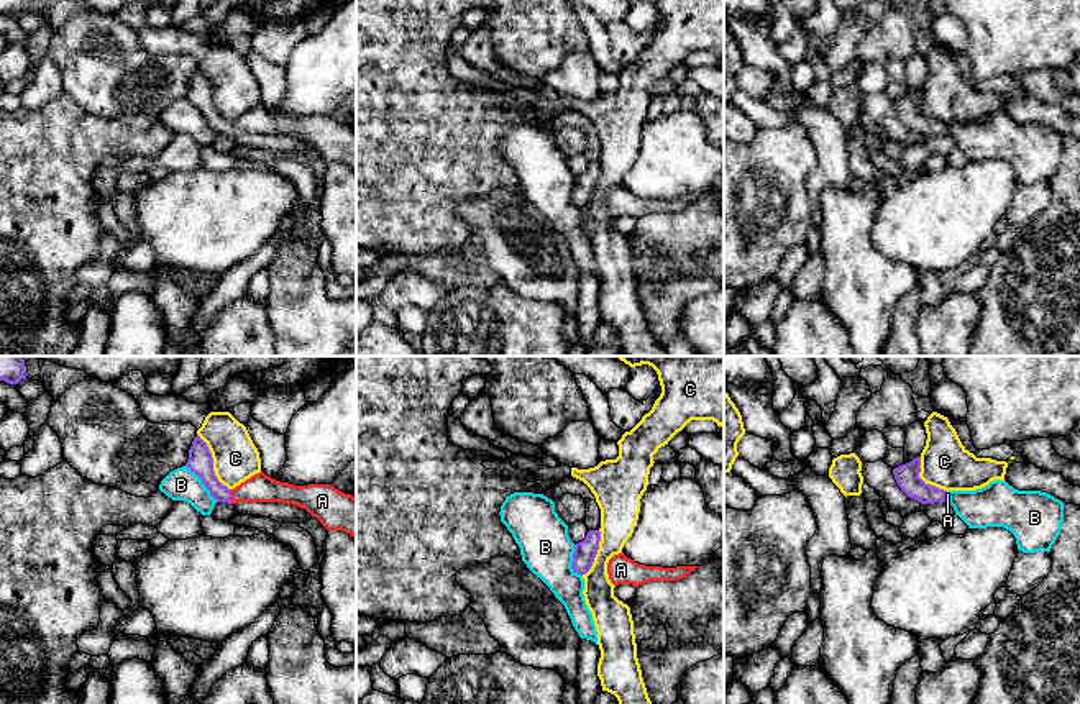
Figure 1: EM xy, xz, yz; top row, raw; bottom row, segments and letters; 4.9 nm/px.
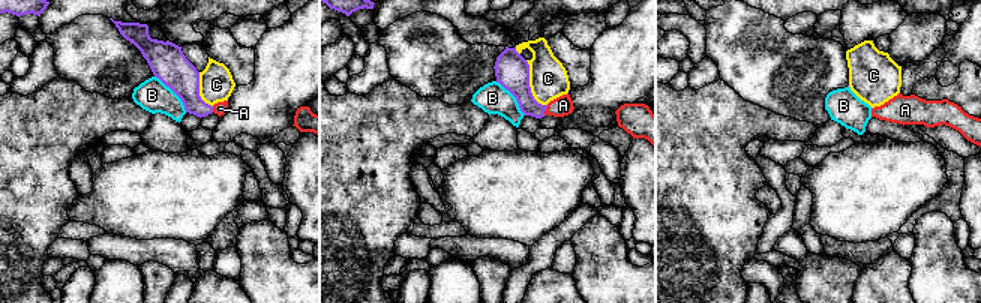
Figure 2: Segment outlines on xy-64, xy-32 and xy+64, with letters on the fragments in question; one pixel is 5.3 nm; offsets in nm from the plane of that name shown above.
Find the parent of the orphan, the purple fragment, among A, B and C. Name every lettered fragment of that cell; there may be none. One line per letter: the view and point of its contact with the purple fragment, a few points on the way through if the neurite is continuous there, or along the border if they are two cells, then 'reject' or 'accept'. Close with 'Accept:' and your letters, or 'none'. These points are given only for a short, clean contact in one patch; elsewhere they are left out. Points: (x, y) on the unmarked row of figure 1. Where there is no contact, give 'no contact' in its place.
A: meets purple in xy at (230, 128); runs through xy (201, 94), (209, 112), (230, 128), (260, 120); accept
B: meets purple in xy at (202, 114); border along xy (186, 97), (217, 133); reject
C: meets purple in xy at (212, 96); border along xy (197, 66), (210, 86), (214, 107), (230, 122); reject
Accept: A

